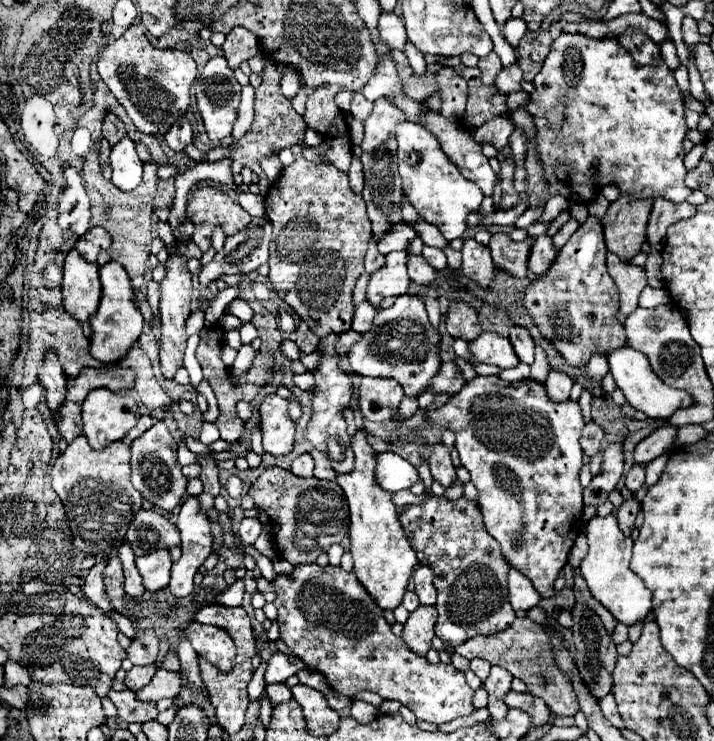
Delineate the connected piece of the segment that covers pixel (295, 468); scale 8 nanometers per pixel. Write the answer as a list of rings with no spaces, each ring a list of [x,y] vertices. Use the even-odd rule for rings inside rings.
[[[304,453],[304,455],[296,457],[294,463],[292,463],[292,467],[290,467],[290,471],[292,471],[294,475],[298,475],[298,477],[312,477],[314,463],[312,463],[310,453]]]

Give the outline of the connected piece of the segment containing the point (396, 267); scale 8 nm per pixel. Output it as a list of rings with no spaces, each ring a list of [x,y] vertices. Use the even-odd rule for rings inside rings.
[[[390,251],[386,263],[376,269],[368,283],[368,301],[378,307],[382,299],[408,293],[408,273],[406,273],[406,251]]]

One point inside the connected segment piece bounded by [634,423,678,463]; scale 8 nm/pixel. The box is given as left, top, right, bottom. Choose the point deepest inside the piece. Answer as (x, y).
(663, 438)

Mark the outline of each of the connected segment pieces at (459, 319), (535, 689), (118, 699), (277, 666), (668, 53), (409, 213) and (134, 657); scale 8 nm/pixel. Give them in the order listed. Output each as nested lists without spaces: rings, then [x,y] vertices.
[[[452,301],[444,317],[446,317],[446,331],[452,337],[462,337],[466,341],[472,341],[482,333],[478,311],[464,301]]]
[[[528,617],[516,619],[510,625],[510,629],[506,629],[506,631],[500,631],[500,633],[494,633],[488,637],[478,635],[478,637],[458,645],[454,651],[466,659],[480,657],[480,659],[490,661],[492,665],[500,665],[500,667],[508,669],[514,677],[522,679],[528,685],[528,693],[544,699],[546,705],[550,707],[550,711],[554,711],[556,715],[574,715],[578,711],[578,699],[572,691],[570,679],[556,667],[544,627],[530,621]]]
[[[124,689],[124,691],[110,691],[108,697],[112,699],[112,703],[116,705],[118,709],[118,717],[126,723],[144,723],[144,721],[150,721],[150,719],[156,719],[158,711],[154,707],[154,703],[146,703],[146,701],[140,701],[136,697],[134,691],[130,689]]]
[[[276,651],[272,659],[268,661],[264,681],[266,683],[284,683],[288,677],[296,675],[300,669],[304,669],[304,661],[296,655],[286,655],[282,651]]]
[[[666,39],[666,41],[662,41],[662,45],[660,45],[660,51],[662,51],[662,57],[666,59],[666,63],[670,63],[668,67],[674,71],[674,69],[676,69],[676,63],[678,63],[678,55],[676,55],[674,41],[672,41],[672,39]]]
[[[402,195],[402,219],[408,225],[414,225],[420,219],[420,215],[416,215],[416,209],[408,203],[408,199],[404,199],[404,195]]]
[[[144,631],[142,635],[134,637],[128,647],[128,659],[134,665],[152,665],[158,657],[158,639],[154,631]]]

